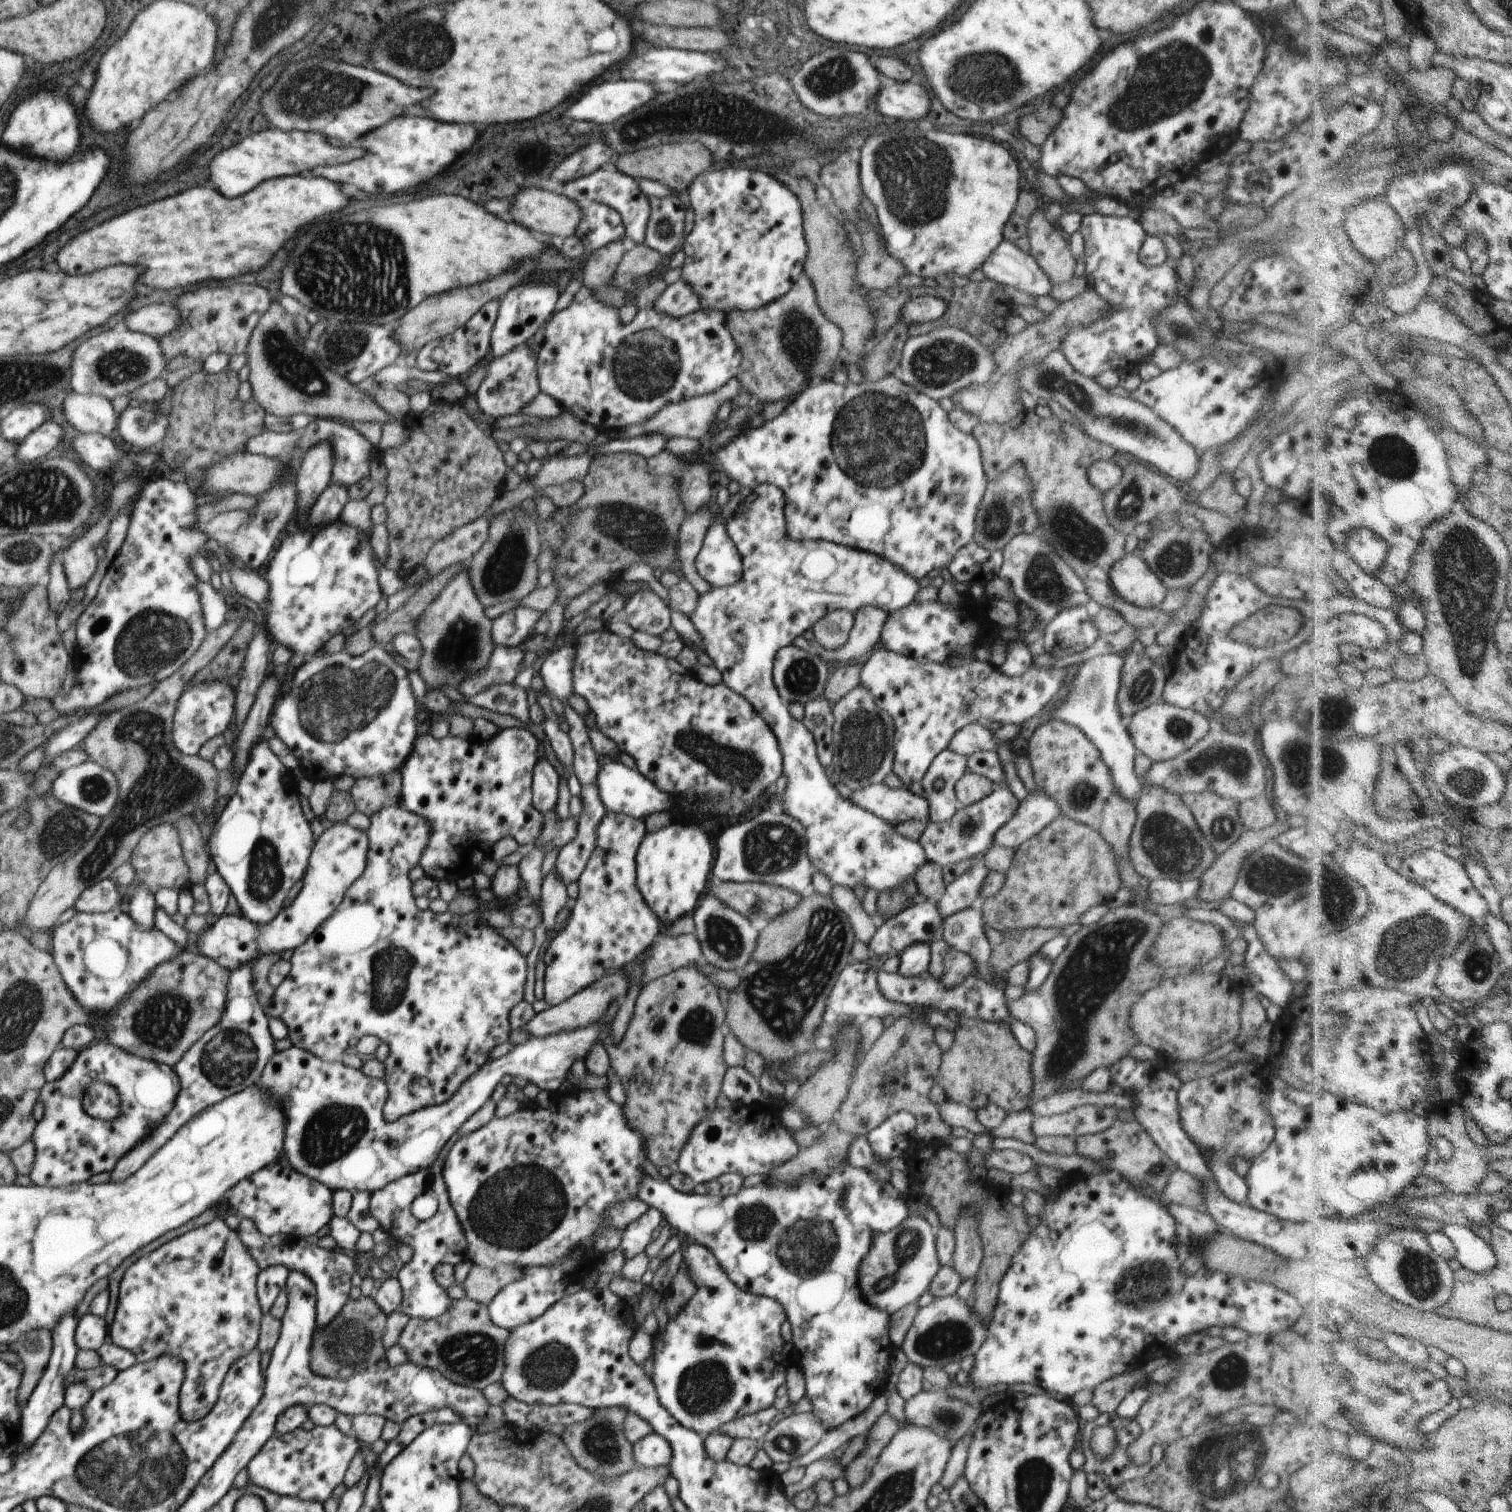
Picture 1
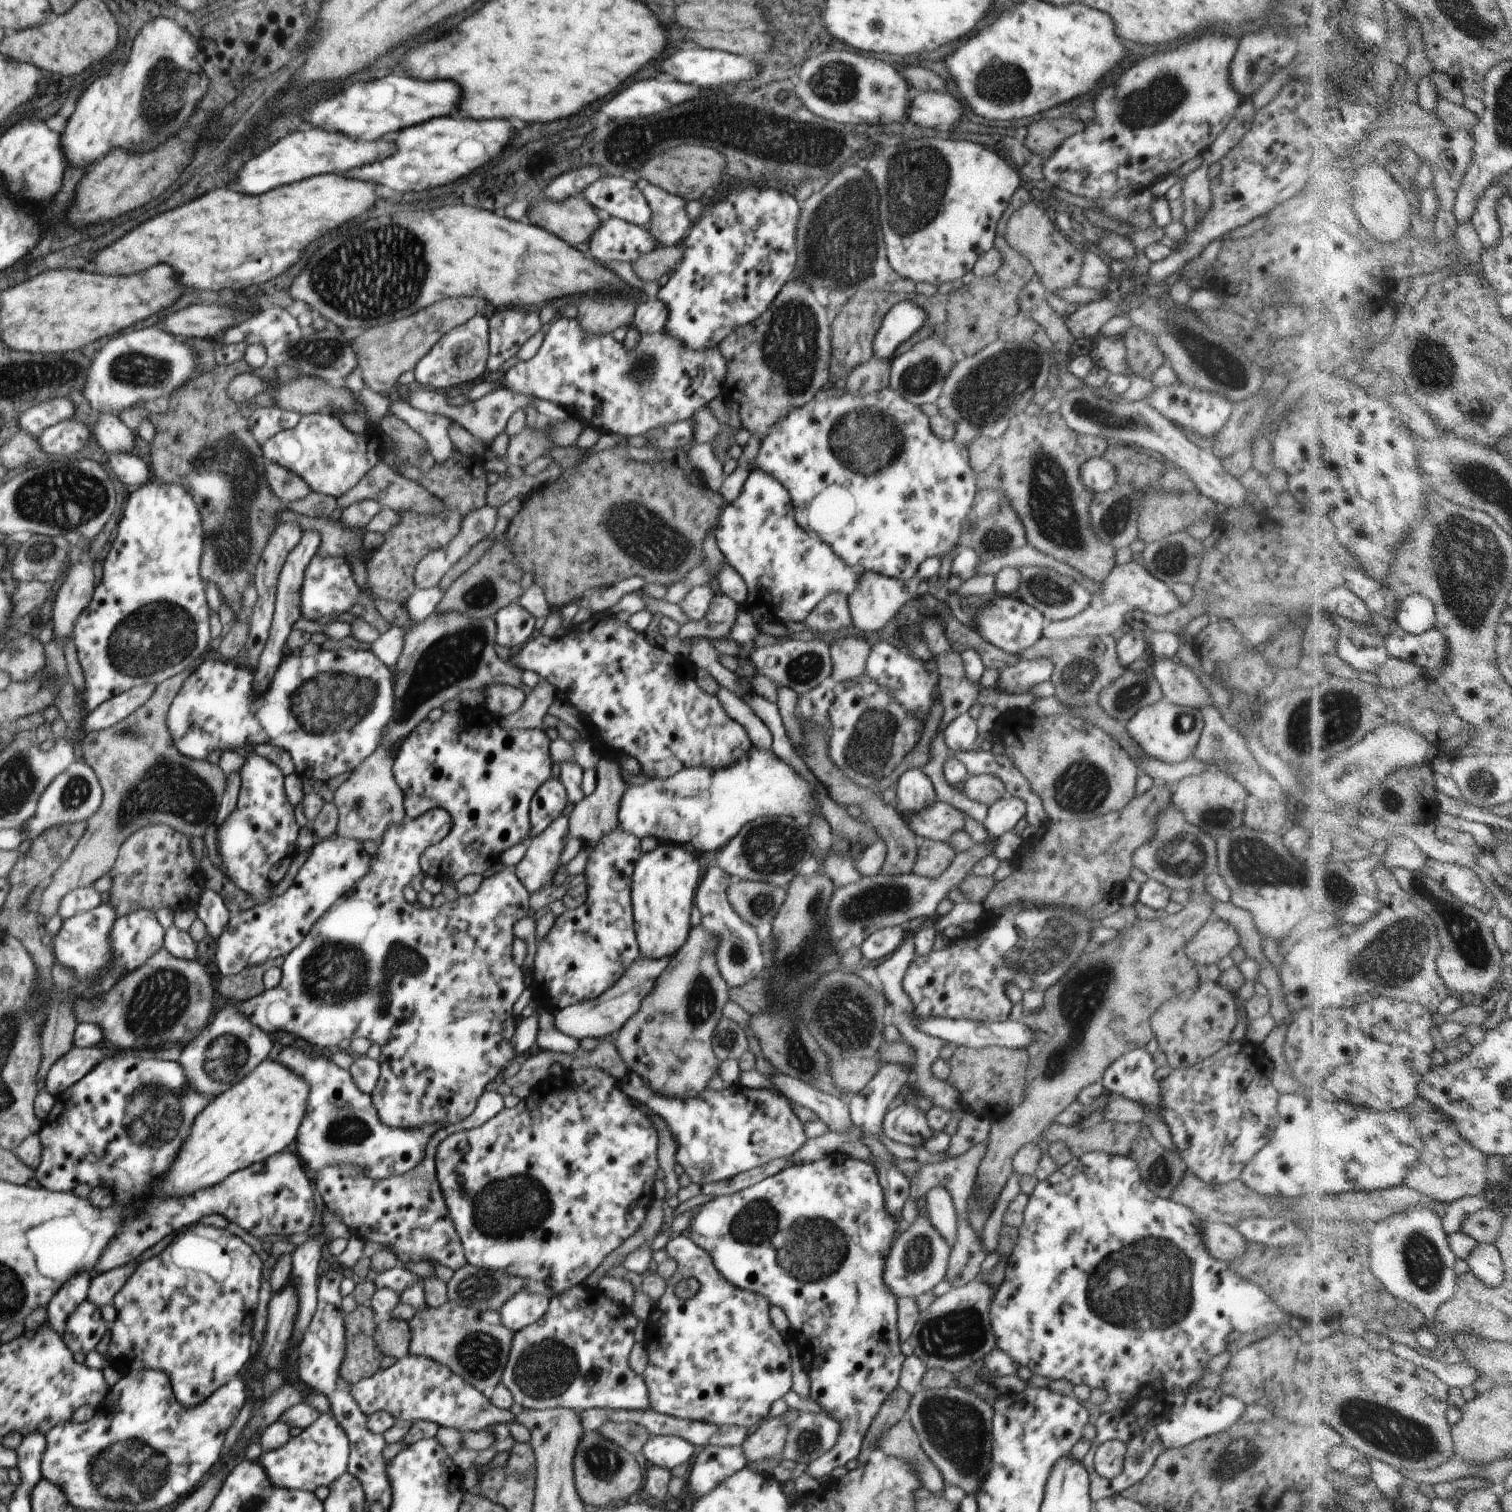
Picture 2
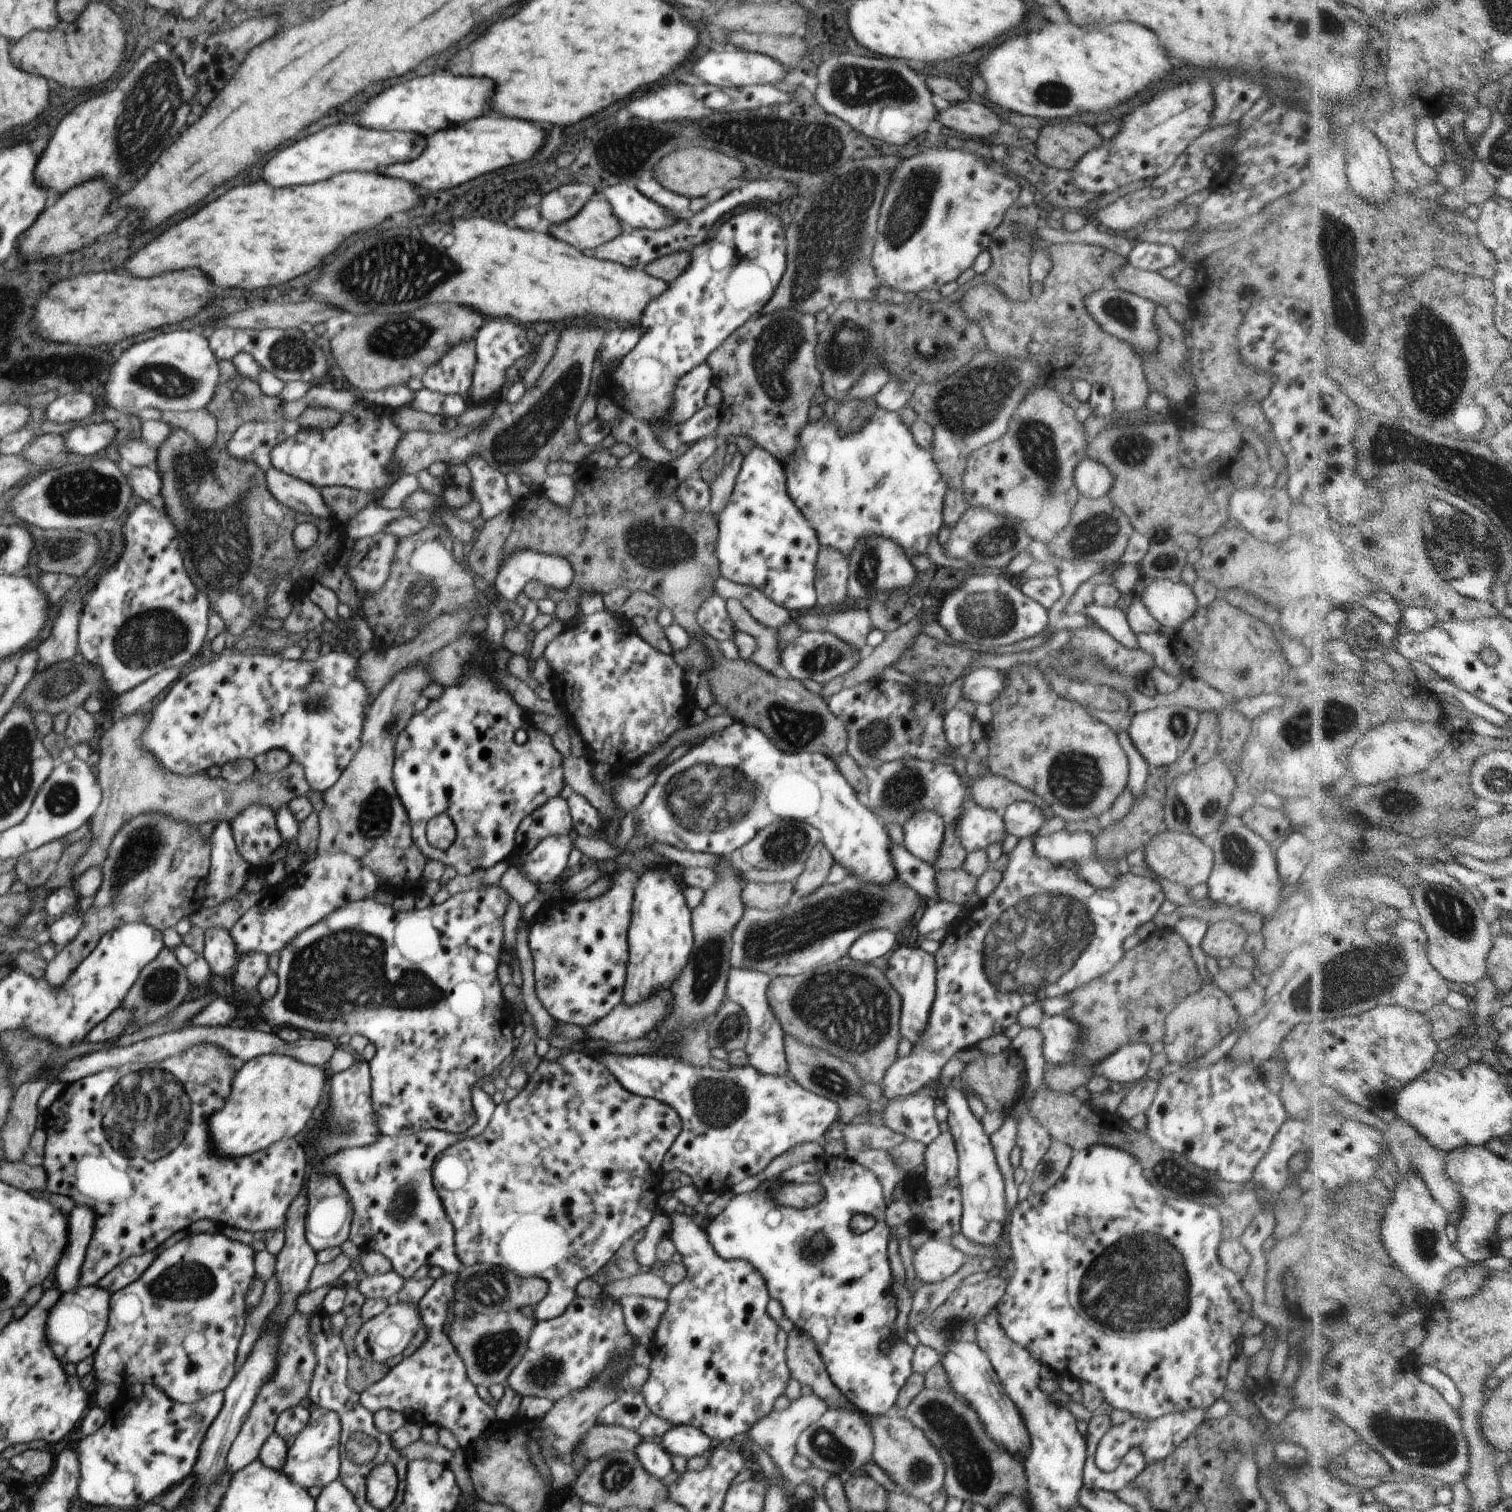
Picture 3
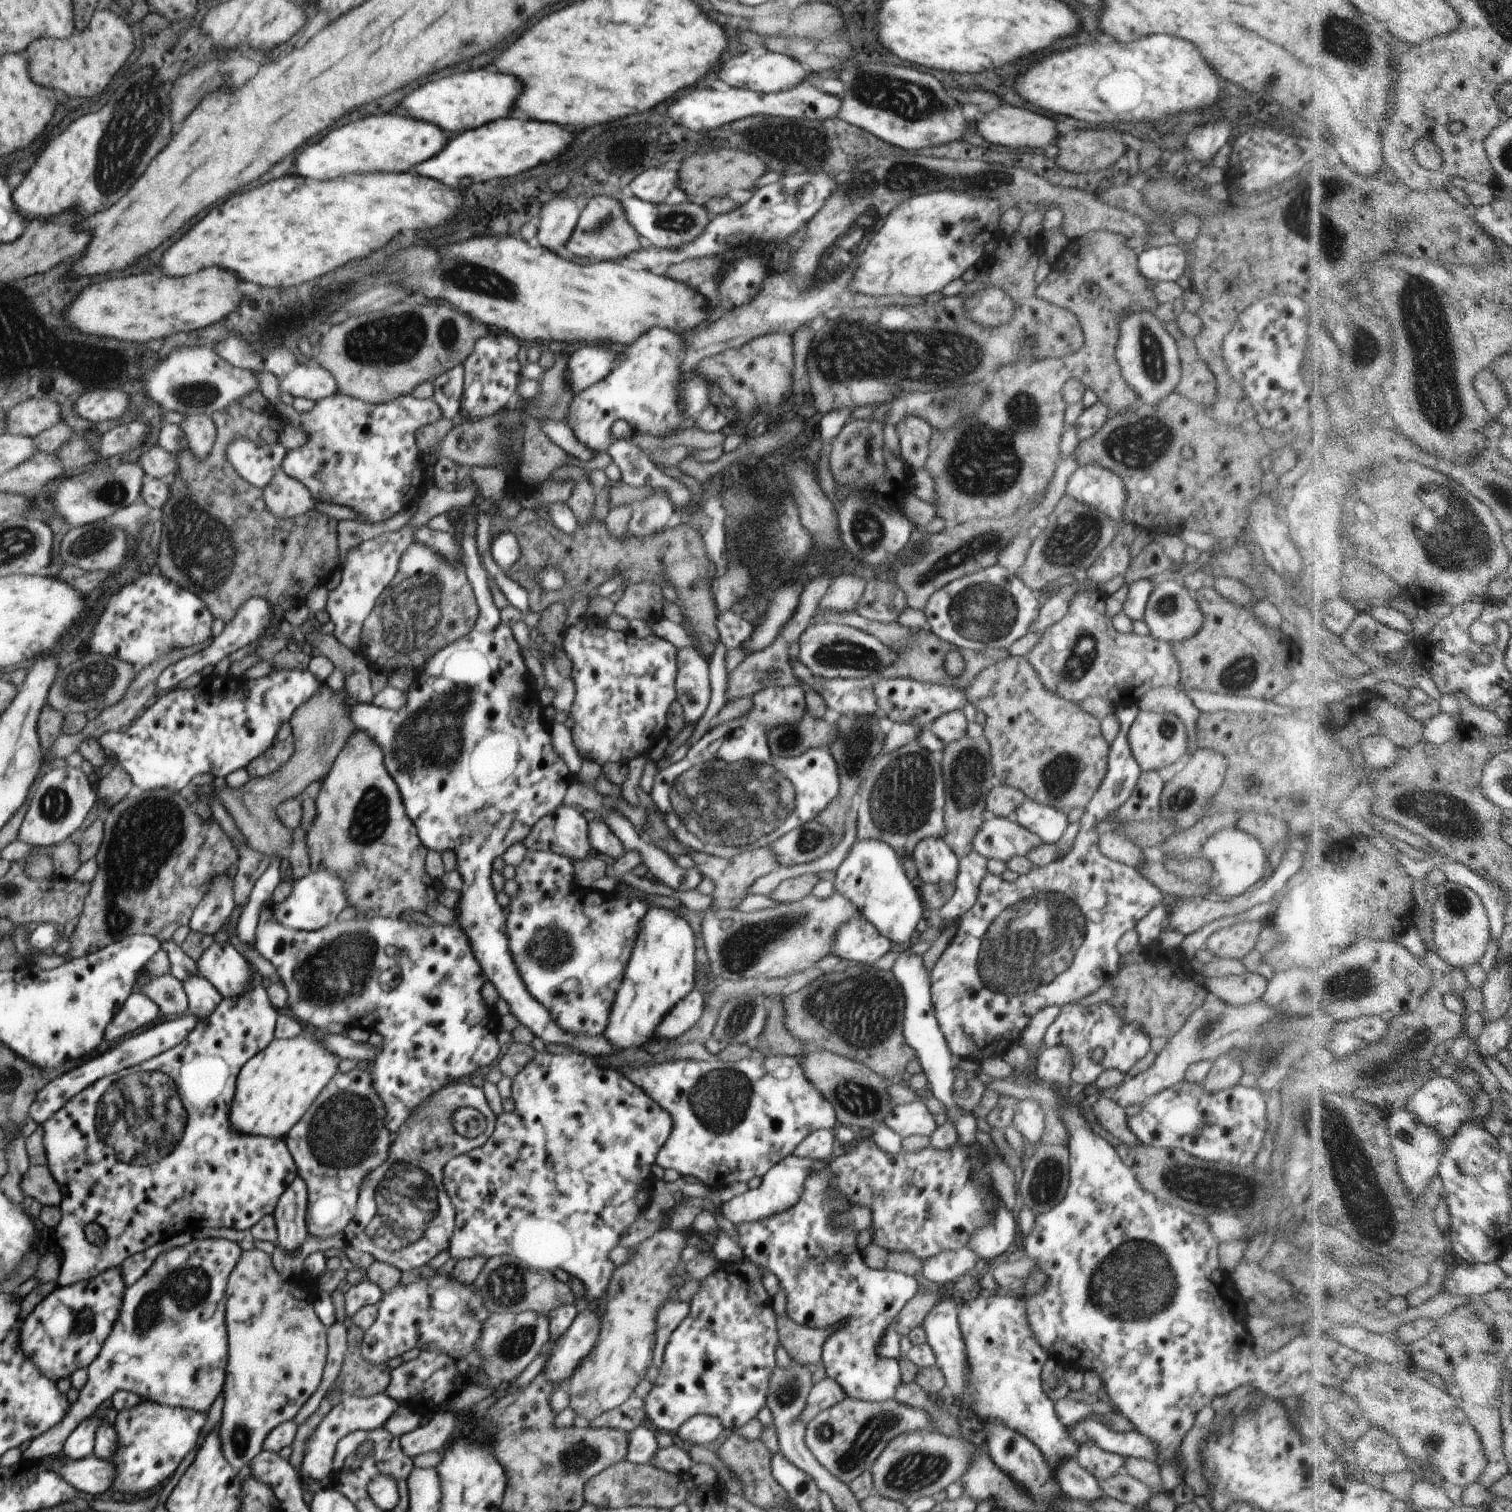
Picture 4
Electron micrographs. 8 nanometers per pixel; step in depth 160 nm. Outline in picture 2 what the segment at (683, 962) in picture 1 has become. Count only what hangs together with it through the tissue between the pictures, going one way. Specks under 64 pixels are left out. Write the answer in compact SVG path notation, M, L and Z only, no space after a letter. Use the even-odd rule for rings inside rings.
M640 955L622 975L622 978L619 978L613 987L604 991L598 998L592 998L585 1004L574 1003L554 1012L556 1028L561 1033L574 1037L576 1040L588 1036L600 1040L608 1034L613 1034L616 1037L626 1021L640 1010L641 1002L652 992L655 980L661 972L664 972L673 956L661 959L645 959Z

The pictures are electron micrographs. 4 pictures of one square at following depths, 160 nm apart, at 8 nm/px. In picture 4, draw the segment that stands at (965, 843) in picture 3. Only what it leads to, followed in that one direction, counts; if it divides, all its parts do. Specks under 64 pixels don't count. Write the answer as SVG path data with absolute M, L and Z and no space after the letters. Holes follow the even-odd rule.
M988 810L983 815L985 821L973 840L973 849L980 856L1005 863L1015 856L1033 858L1036 847L1043 843L1037 834L1019 825L1012 817L997 817Z

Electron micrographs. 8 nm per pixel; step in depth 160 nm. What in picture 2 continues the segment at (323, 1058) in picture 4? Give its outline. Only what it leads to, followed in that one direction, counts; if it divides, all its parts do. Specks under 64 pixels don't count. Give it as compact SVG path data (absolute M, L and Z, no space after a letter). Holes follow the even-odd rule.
M274 1056L258 1063L240 1082L228 1088L211 1100L194 1119L190 1136L186 1138L176 1162L172 1163L166 1176L158 1178L152 1186L154 1196L188 1196L200 1189L213 1187L237 1170L265 1161L273 1154L294 1146L297 1130L307 1109L310 1087L302 1077L280 1064Z

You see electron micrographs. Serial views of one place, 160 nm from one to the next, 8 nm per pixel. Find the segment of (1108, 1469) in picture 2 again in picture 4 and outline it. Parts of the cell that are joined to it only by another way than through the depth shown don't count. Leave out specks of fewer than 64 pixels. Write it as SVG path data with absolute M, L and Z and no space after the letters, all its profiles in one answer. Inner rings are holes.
M1086 1417L1070 1430L1069 1433L1080 1446L1084 1443L1092 1443L1098 1445L1102 1451L1122 1458L1140 1457L1154 1461L1156 1464L1160 1462L1151 1439L1140 1434L1136 1428L1129 1433L1119 1433Z

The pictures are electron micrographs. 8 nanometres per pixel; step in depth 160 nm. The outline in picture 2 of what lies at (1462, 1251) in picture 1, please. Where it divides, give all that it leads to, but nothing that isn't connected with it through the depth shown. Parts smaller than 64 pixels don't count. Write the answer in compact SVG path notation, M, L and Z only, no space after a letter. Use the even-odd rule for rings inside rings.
M1482 1243L1468 1260L1470 1269L1486 1284L1500 1286L1505 1279L1505 1260L1497 1243Z

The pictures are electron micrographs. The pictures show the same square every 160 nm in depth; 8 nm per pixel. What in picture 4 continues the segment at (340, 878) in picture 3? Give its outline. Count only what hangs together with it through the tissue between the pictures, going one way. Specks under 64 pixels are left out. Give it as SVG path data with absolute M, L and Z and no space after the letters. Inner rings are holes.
M316 871L307 874L304 878L298 879L292 885L293 891L290 896L281 904L271 902L273 919L276 919L286 928L296 928L299 931L318 930L328 924L334 924L334 918L342 912L346 906L346 896L344 896L344 884L332 871Z

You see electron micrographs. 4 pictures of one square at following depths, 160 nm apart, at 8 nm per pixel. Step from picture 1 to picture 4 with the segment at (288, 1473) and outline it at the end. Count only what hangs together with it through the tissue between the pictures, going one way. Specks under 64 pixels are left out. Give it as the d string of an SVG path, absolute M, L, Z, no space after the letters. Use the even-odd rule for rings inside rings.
M386 1393L372 1395L371 1397L343 1395L338 1402L334 1403L333 1408L306 1442L306 1451L302 1464L302 1470L304 1470L302 1480L305 1481L308 1480L308 1478L313 1478L328 1482L330 1480L333 1458L338 1441L342 1437L364 1428L368 1431L382 1429L386 1422L388 1422L391 1414L398 1409L399 1406L399 1402L395 1401Z

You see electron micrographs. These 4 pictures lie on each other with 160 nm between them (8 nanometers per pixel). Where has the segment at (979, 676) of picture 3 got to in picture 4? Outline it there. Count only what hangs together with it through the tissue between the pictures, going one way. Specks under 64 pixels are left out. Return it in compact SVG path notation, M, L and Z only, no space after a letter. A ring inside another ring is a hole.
M876 678L873 684L874 696L881 713L894 722L904 724L918 724L920 727L928 727L931 722L942 714L962 709L966 705L965 691L956 688L937 685L932 683L921 683L911 678Z

